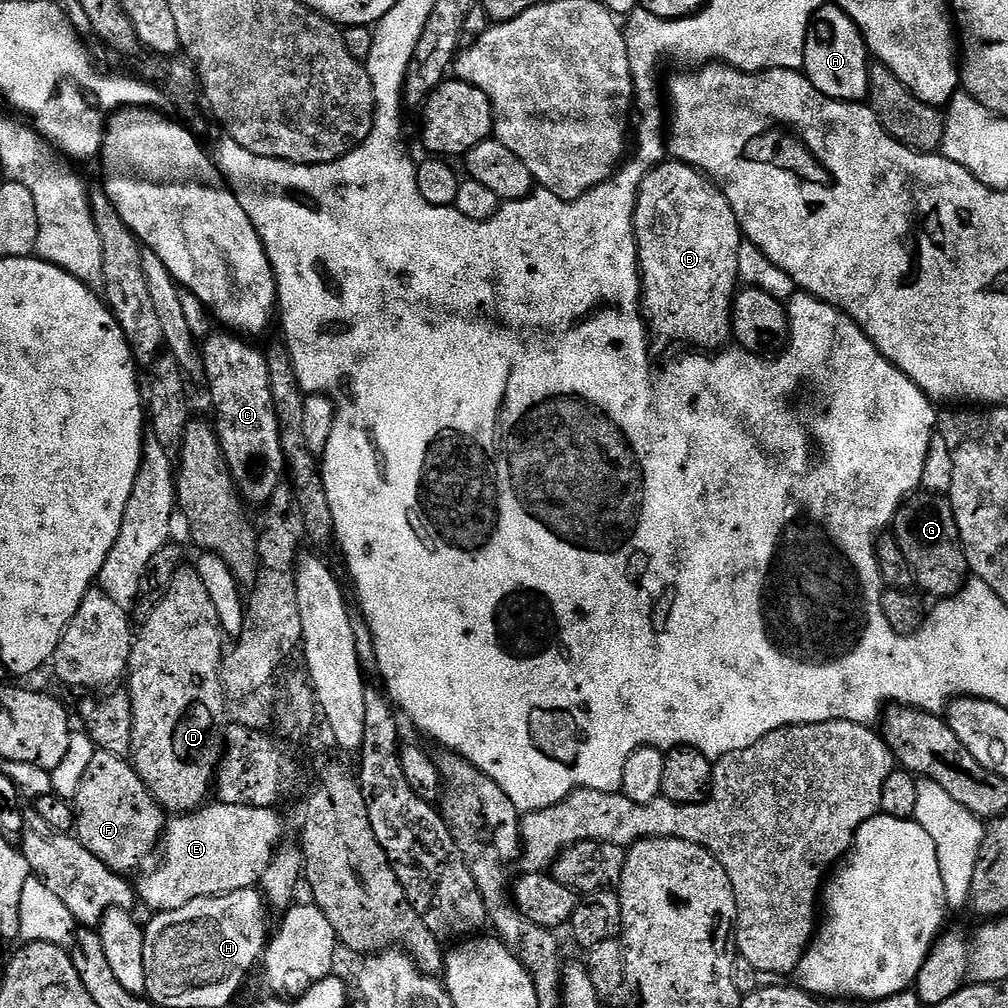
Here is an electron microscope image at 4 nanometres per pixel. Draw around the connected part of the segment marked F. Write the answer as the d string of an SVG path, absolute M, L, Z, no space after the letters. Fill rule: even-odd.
M97 750L94 758L90 758L90 766L86 766L86 774L82 774L82 782L78 786L74 797L74 811L76 813L76 827L74 835L94 858L102 861L106 867L113 868L121 874L129 874L135 868L143 869L152 851L157 851L166 827L166 812L160 807L154 797L148 793L148 787L142 782L135 768L123 756L116 756L112 752Z

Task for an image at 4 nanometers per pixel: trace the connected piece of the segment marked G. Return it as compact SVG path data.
M917 491L901 504L890 528L896 531L895 547L906 554L921 589L924 587L932 596L956 596L965 591L970 573L958 522L947 495Z

